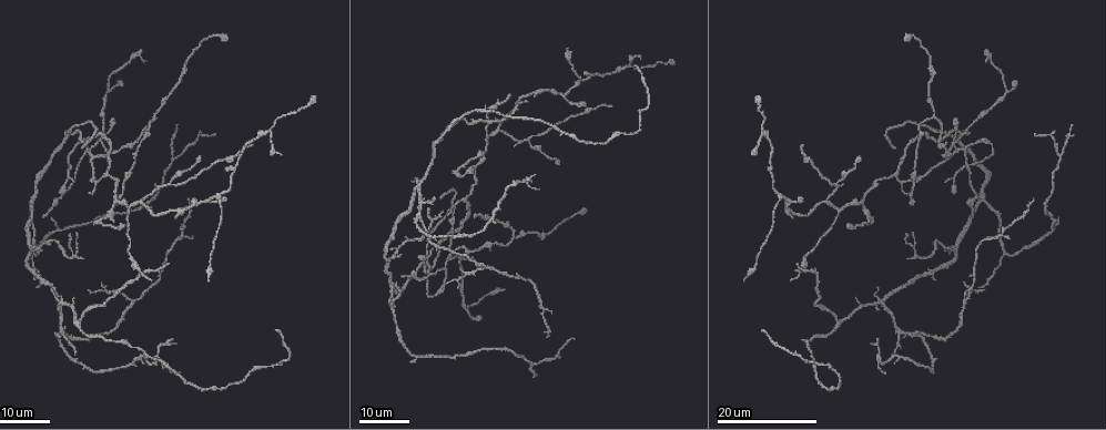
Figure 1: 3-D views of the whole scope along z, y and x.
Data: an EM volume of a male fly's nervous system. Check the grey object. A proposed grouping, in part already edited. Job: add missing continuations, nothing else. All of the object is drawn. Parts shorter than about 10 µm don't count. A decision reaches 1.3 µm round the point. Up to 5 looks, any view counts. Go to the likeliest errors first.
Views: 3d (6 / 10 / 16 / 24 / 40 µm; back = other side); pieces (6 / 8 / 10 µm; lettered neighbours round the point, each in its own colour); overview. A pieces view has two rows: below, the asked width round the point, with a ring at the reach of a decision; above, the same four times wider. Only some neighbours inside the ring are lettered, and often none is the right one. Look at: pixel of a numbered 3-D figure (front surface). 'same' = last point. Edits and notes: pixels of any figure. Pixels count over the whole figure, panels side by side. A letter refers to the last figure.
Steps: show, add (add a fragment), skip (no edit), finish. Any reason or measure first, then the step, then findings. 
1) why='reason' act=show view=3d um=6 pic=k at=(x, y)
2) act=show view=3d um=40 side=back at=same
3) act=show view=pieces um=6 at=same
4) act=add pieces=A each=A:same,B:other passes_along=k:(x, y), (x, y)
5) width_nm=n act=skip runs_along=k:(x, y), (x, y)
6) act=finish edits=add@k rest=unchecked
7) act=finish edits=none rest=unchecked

why='long arm stops here' act=show view=3d um=16 pic=1 at=(611, 106)

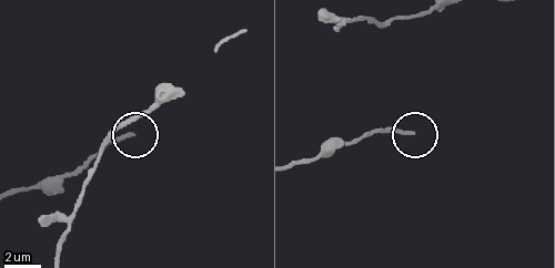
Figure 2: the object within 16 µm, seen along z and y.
act=show view=pieces um=10 pic=2 at=(131, 136)

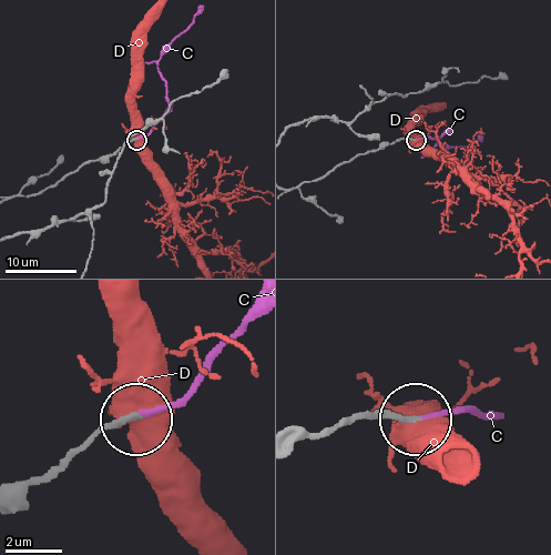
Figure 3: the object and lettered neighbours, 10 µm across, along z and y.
width_nm=190 act=add pieces=C each=C:same,D:other passes_along=3:(68, 463), (101, 432), (180, 401), (256, 300) found='it goes on there'

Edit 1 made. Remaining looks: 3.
act=show view=overview

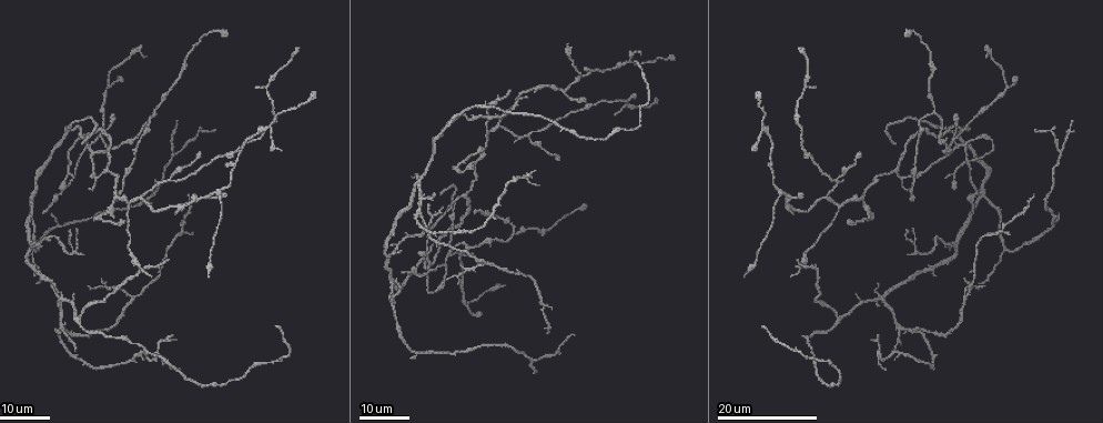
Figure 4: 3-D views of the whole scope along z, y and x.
why='branch stops here' act=show view=3d um=24 pic=4 at=(982, 282)

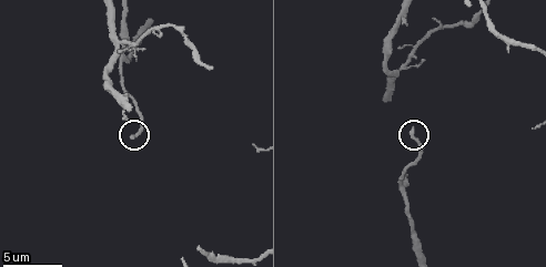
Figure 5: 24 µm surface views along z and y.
act=show view=pieces um=6 pic=5 at=(412, 129)

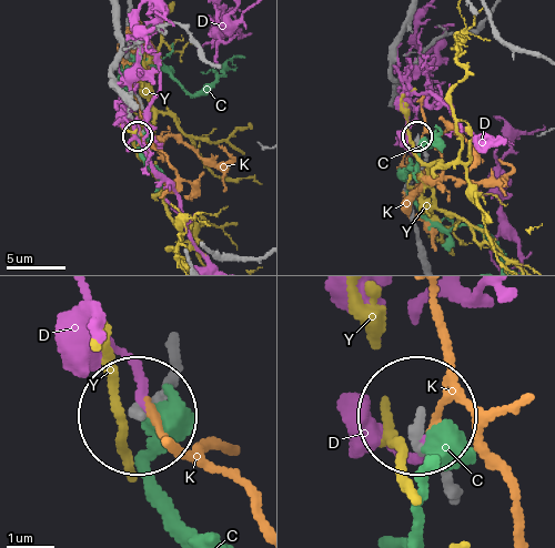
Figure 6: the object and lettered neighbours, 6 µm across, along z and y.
act=skip each=C:other,D:other,K:other,Y:other found='none of them fits'

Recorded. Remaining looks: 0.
act=finish edits=add@3 rest=unchecked

